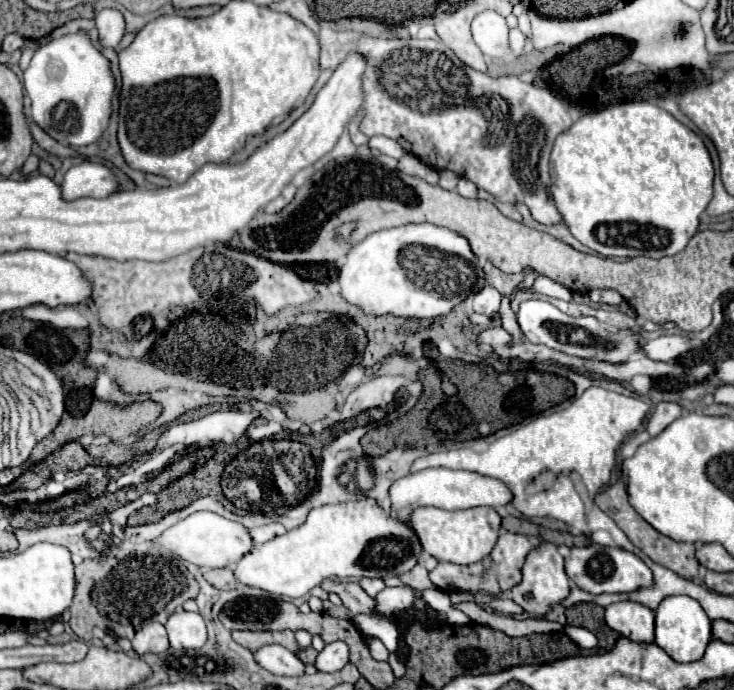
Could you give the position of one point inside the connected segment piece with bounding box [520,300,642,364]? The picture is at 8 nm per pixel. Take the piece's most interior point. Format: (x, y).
(585, 337)

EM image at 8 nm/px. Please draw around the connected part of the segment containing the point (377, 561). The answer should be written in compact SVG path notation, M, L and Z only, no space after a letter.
M372 498L358 500L358 502L344 502L344 504L328 504L314 508L306 522L296 528L288 530L286 534L262 544L254 546L248 554L240 558L240 562L234 566L234 578L240 584L254 586L278 596L288 598L300 598L308 594L314 586L322 584L326 578L384 578L384 576L398 576L402 572L408 572L418 562L418 554L422 552L422 546L416 538L416 534L406 526L406 518L402 522L394 520L384 512Z

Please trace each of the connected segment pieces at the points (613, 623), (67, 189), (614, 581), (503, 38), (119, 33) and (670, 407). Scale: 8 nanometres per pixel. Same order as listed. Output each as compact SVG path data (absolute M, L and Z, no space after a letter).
M624 600L606 606L606 624L634 642L654 642L654 610L640 602Z
M90 160L72 166L66 172L62 184L62 194L66 194L66 198L82 198L82 196L106 198L116 190L118 190L118 180L114 172L106 164Z
M590 544L584 548L572 546L570 556L566 558L566 574L578 588L590 594L630 592L642 586L650 586L650 568L634 552L628 552L624 548L606 548L600 544Z
M480 12L472 20L472 36L488 58L508 56L508 26L498 12Z
M104 8L96 14L96 28L100 32L102 46L118 46L118 42L126 34L124 14L114 8Z
M660 402L654 408L654 414L648 420L646 430L650 432L650 436L658 436L670 422L674 422L676 418L682 416L682 406L676 402Z

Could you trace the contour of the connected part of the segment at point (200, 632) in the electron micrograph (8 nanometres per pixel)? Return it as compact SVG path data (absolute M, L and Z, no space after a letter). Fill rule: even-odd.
M176 610L166 622L166 630L172 648L190 650L206 644L206 624L198 612Z

